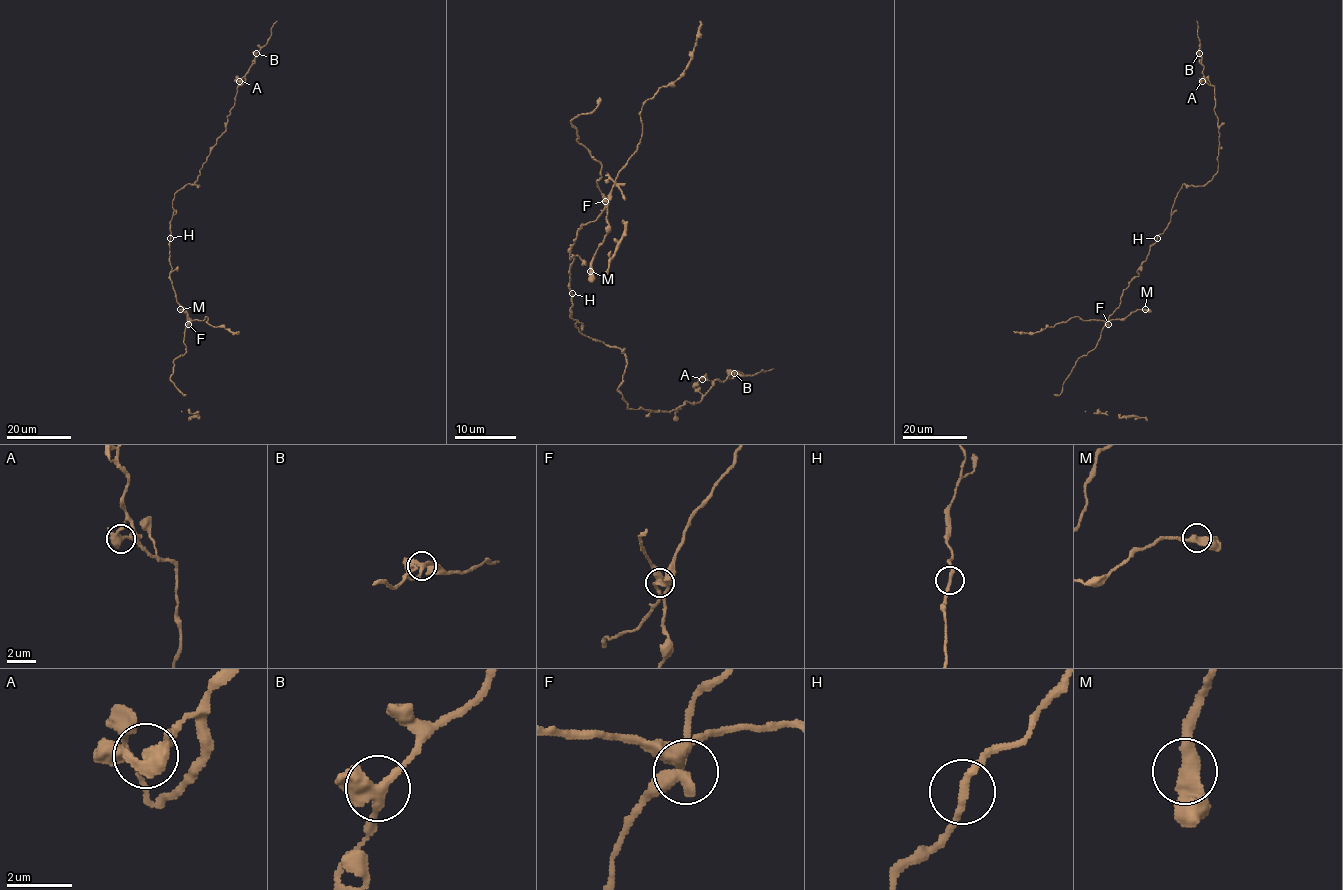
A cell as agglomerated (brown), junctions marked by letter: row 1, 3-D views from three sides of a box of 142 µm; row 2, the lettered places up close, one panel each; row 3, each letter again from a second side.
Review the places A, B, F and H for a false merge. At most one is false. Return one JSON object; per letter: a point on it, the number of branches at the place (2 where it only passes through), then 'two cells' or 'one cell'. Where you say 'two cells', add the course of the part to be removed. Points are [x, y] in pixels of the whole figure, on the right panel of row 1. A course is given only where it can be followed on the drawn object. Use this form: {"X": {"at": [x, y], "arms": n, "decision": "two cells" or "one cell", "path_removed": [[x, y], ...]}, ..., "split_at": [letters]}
{"A": {"at": [1202, 81], "arms": 3, "decision": "one cell"}, "B": {"at": [1199, 53], "arms": 3, "decision": "one cell"}, "F": {"at": [1108, 324], "arms": 4, "decision": "two cells", "path_removed": [[1108, 324], [1073, 316], [1037, 332], [1013, 331]]}, "H": {"at": [1157, 238], "arms": 2, "decision": "one cell"}, "split_at": ["F"]}

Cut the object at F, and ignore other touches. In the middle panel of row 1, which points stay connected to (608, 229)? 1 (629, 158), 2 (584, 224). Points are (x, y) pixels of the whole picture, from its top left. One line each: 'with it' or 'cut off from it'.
1: with it
2: cut off from it

